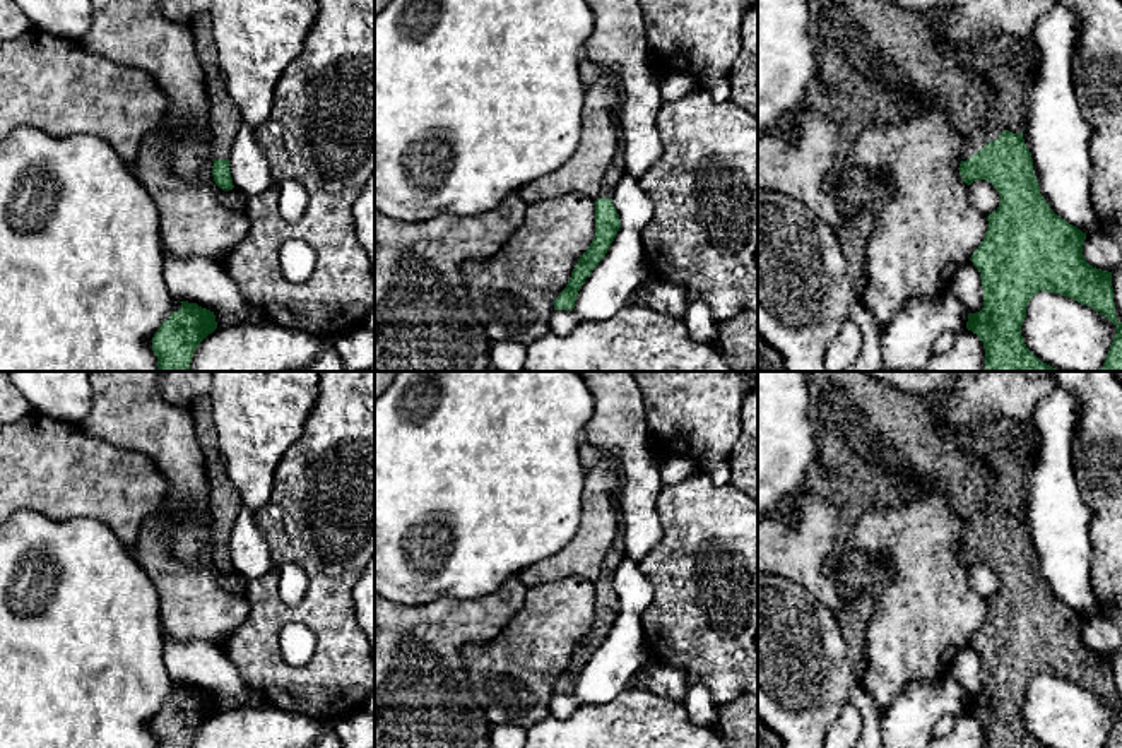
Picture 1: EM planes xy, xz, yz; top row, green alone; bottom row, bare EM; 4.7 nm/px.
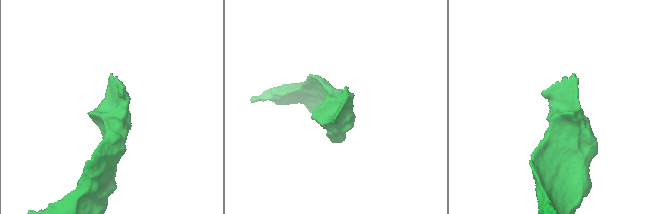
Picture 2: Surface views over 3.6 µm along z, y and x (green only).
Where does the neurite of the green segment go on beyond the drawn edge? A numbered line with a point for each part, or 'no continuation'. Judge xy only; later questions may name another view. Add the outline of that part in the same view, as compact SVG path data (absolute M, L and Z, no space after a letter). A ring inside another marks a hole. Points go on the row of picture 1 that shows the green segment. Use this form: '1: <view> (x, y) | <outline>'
1: xy (224, 117) | M209 12L197 14L188 22L198 60L205 74L205 89L210 101L209 122L214 137L214 159L229 159L243 116L226 89L222 70L217 63L212 19Z

